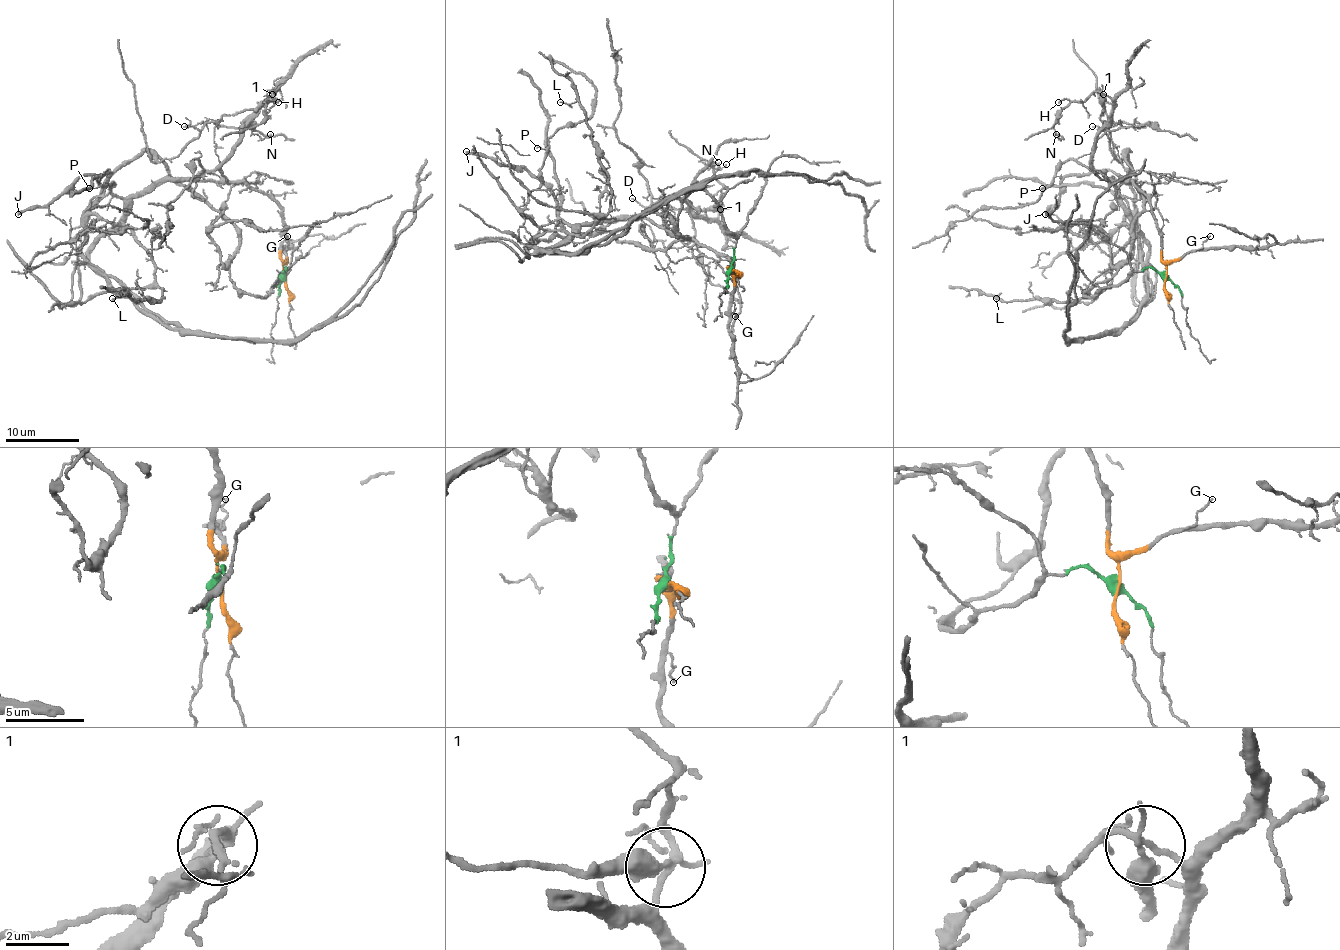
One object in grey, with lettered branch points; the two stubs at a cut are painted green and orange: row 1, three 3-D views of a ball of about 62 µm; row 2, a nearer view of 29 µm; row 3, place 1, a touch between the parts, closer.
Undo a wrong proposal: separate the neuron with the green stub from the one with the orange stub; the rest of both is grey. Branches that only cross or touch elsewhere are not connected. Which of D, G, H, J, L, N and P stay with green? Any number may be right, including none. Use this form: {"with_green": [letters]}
{"with_green": ["D", "J", "L"]}

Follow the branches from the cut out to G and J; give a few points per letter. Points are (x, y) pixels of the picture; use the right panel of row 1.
G: (1166, 277), (1168, 264), (1199, 249), (1210, 236)
J: (1166, 277), (1152, 267), (1083, 293), (1117, 271), (1142, 212), (1126, 152), (1126, 177), (1069, 174), (1045, 214)

